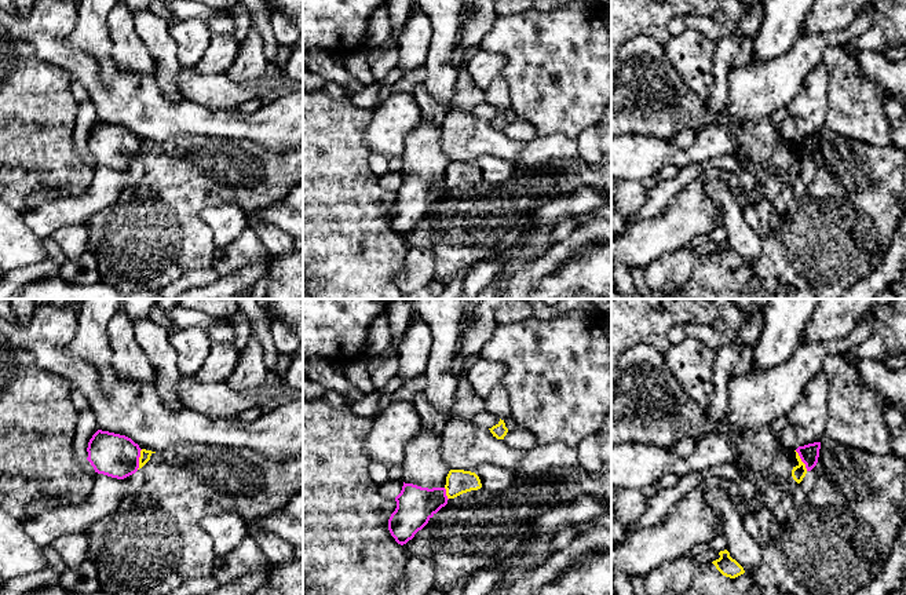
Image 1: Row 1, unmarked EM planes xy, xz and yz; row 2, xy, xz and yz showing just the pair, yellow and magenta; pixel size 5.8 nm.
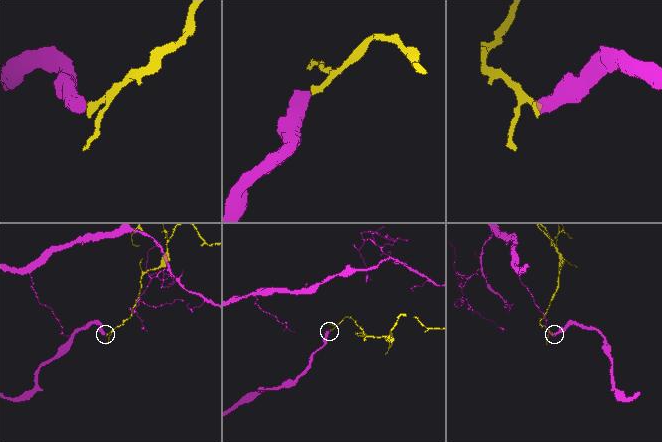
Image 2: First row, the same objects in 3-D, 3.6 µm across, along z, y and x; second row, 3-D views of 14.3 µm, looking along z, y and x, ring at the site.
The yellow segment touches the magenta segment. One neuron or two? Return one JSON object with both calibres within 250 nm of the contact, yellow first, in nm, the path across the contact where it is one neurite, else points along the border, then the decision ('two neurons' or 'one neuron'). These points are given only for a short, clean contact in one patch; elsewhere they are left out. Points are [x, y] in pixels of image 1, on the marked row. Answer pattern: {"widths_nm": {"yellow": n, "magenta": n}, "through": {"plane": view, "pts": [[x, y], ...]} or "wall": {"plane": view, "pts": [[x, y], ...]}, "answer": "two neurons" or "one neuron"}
{"widths_nm": {"yellow": 60, "magenta": 260}, "wall": {"plane": "xy", "pts": [[142, 449], [137, 468]]}, "answer": "two neurons"}

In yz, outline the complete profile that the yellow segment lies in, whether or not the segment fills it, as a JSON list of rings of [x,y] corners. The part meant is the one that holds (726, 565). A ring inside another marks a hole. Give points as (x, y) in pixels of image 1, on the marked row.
[[[727,550],[719,552],[720,558],[712,563],[726,577],[735,578],[745,573],[744,567],[730,556]]]

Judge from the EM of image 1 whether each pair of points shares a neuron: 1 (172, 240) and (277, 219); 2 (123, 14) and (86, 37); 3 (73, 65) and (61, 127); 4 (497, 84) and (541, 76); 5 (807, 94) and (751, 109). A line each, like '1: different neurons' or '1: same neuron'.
1: different neurons
2: different neurons
3: different neurons
4: different neurons
5: different neurons

